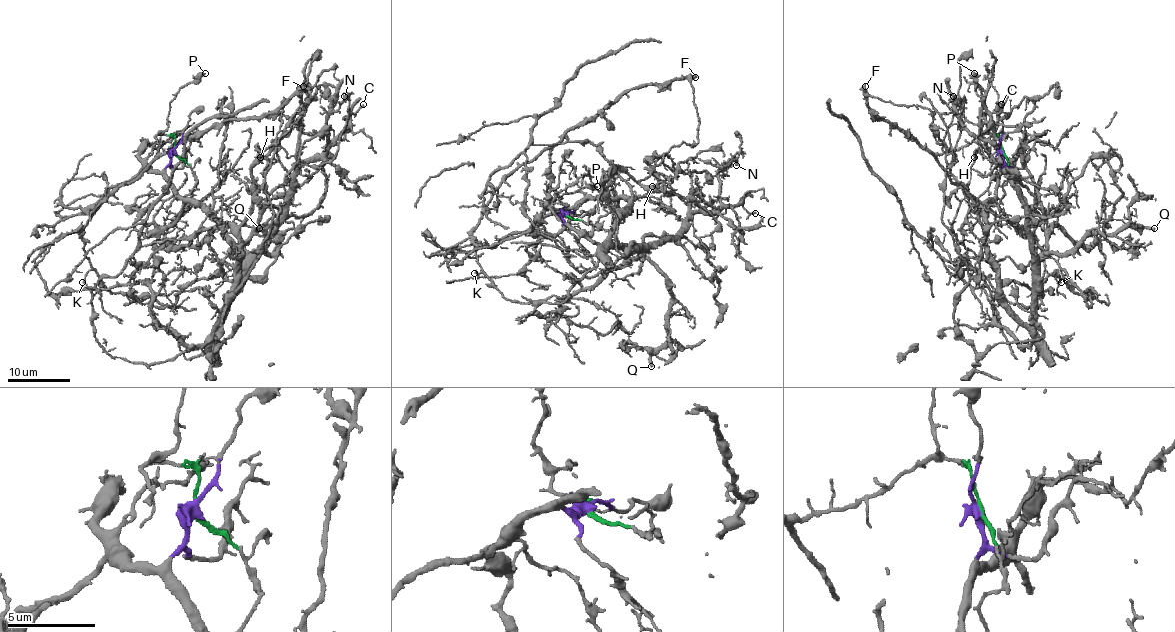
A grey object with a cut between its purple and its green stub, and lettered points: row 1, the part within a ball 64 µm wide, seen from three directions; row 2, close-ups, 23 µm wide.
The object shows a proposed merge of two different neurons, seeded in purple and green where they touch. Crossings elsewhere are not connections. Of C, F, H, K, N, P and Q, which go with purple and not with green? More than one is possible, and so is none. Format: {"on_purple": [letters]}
{"on_purple": ["C", "H", "N", "Q"]}

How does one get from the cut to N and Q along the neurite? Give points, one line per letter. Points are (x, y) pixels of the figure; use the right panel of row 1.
N: (1002, 151), (986, 247), (999, 297), (1028, 324), (1027, 207), (1000, 152), (949, 107), (953, 96)
Q: (1002, 151), (986, 247), (996, 293), (1027, 324), (1035, 268), (1046, 255), (1071, 252), (1088, 235), (1155, 229)

